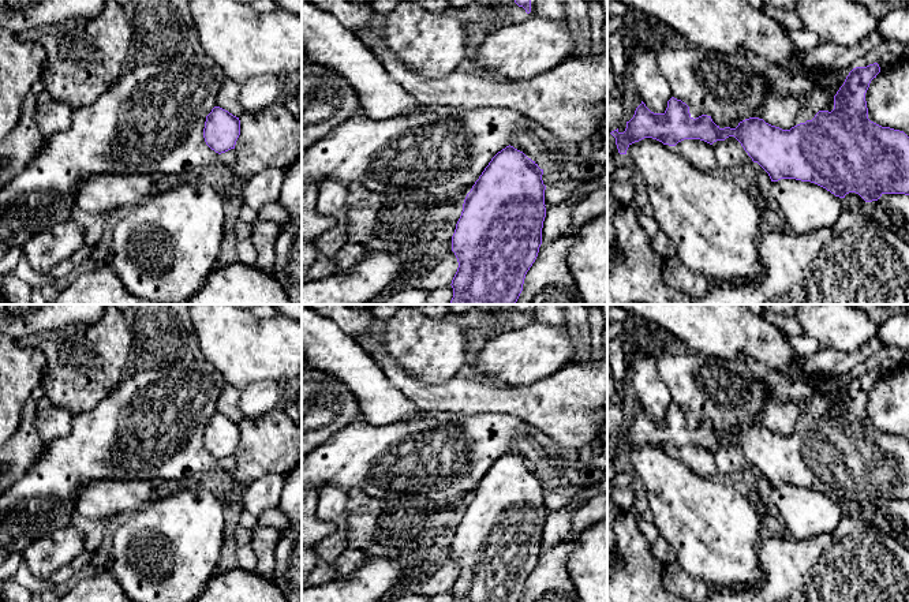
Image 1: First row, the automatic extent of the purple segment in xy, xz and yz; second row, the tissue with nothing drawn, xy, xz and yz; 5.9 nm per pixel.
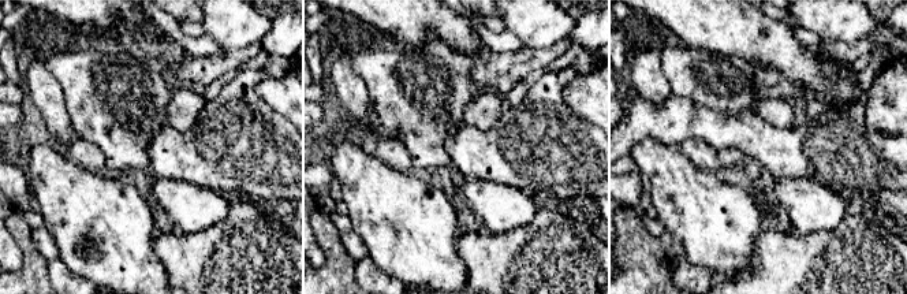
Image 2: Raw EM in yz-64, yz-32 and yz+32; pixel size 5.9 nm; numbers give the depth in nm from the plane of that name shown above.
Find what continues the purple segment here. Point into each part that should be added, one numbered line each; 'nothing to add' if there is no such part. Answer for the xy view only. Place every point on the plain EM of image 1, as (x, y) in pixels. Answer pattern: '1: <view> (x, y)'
nothing to add

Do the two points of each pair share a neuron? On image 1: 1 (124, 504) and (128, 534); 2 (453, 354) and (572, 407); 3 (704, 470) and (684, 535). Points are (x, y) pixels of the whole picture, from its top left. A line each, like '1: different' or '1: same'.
1: different
2: different
3: different

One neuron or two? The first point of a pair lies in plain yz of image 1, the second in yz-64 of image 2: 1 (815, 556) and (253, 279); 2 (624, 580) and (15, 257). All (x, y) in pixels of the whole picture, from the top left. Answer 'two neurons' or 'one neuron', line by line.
1: one neuron
2: two neurons

